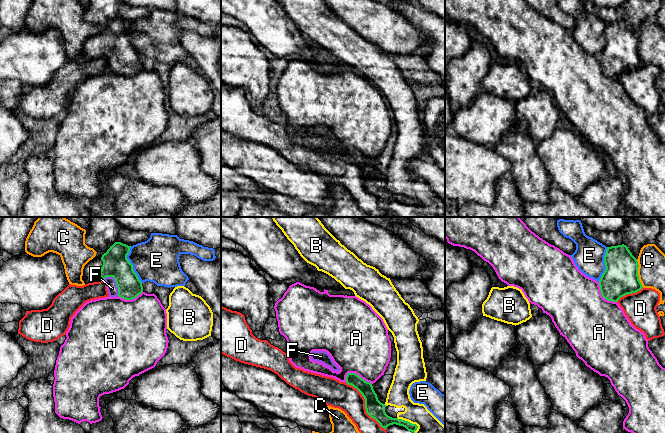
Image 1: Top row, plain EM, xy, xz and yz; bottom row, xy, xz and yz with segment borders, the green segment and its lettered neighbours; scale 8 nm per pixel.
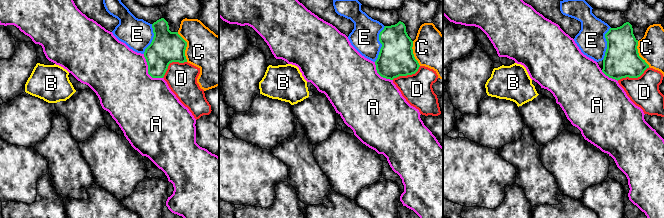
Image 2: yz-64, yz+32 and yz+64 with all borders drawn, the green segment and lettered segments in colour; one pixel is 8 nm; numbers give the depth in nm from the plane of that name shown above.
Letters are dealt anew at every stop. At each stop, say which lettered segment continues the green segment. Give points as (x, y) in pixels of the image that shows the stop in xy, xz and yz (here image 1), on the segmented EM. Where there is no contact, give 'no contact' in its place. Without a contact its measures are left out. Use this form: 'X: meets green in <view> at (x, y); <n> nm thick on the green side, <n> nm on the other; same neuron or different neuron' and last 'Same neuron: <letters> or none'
A: meets green in xz at (358, 375); 110 nm thick on the green side, 480 nm on the other; different neuron
B: meets green in xz at (409, 422); 110 nm thick on the green side, 180 nm on the other; different neuron
C: meets green in yz at (637, 273); 280 nm thick on the green side, 220 nm on the other; different neuron
D: meets green in xz at (365, 405); 150 nm thick on the green side, 220 nm on the other; different neuron
E: meets green in xy at (131, 264); 200 nm thick on the green side, 360 nm on the other; different neuron
F: meets green in xy at (116, 283); 200 nm thick on the green side, 80 nm on the other; same neuron
Same neuron: F

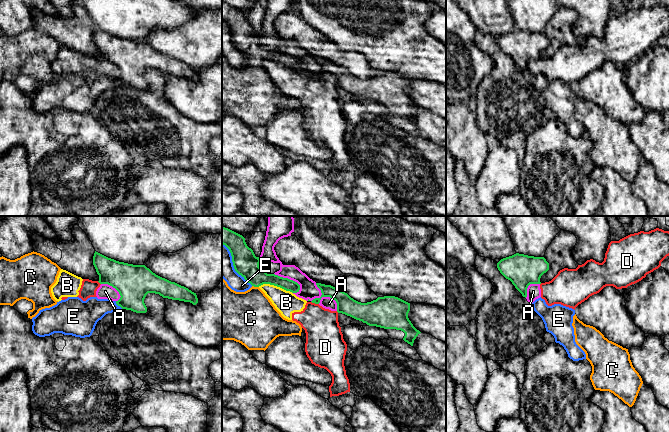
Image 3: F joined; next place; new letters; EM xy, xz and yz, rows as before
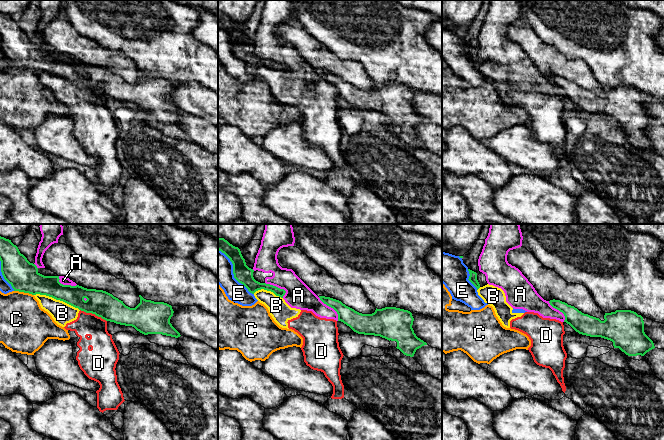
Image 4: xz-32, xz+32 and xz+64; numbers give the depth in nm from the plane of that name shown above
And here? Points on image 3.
A: meets green in xz at (327, 296); 150 nm thick on the green side, 100 nm on the other; different neuron
B: meets green in xz at (275, 285); 160 nm thick on the green side, 180 nm on the other; different neuron
C: meets green in xz at (255, 286); 200 nm thick on the green side, 400 nm on the other; different neuron
D: meets green in xz at (315, 303); 150 nm thick on the green side, 280 nm on the other; different neuron
E: meets green in xz at (233, 265); 200 nm thick on the green side, 180 nm on the other; different neuron
Same neuron: none

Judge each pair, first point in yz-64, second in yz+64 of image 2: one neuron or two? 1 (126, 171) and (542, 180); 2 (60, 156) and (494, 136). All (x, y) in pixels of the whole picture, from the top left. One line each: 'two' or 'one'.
1: two
2: two

